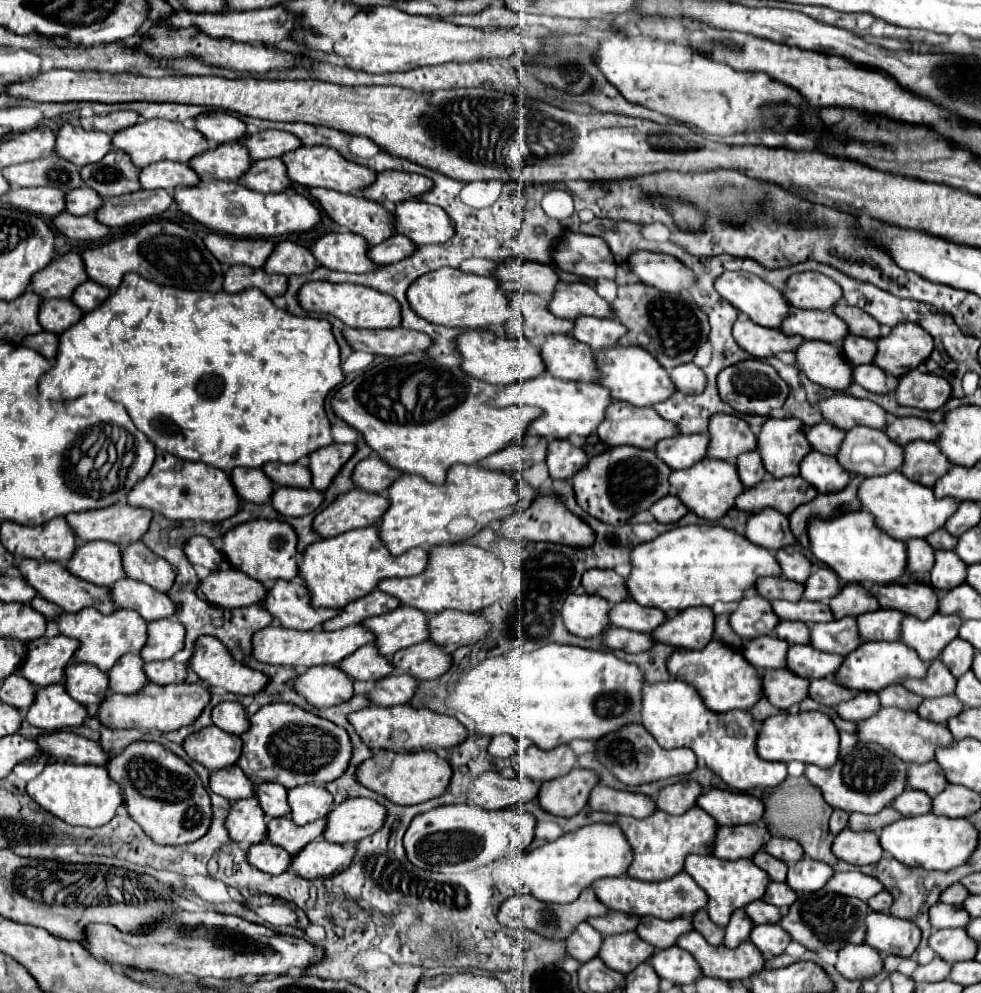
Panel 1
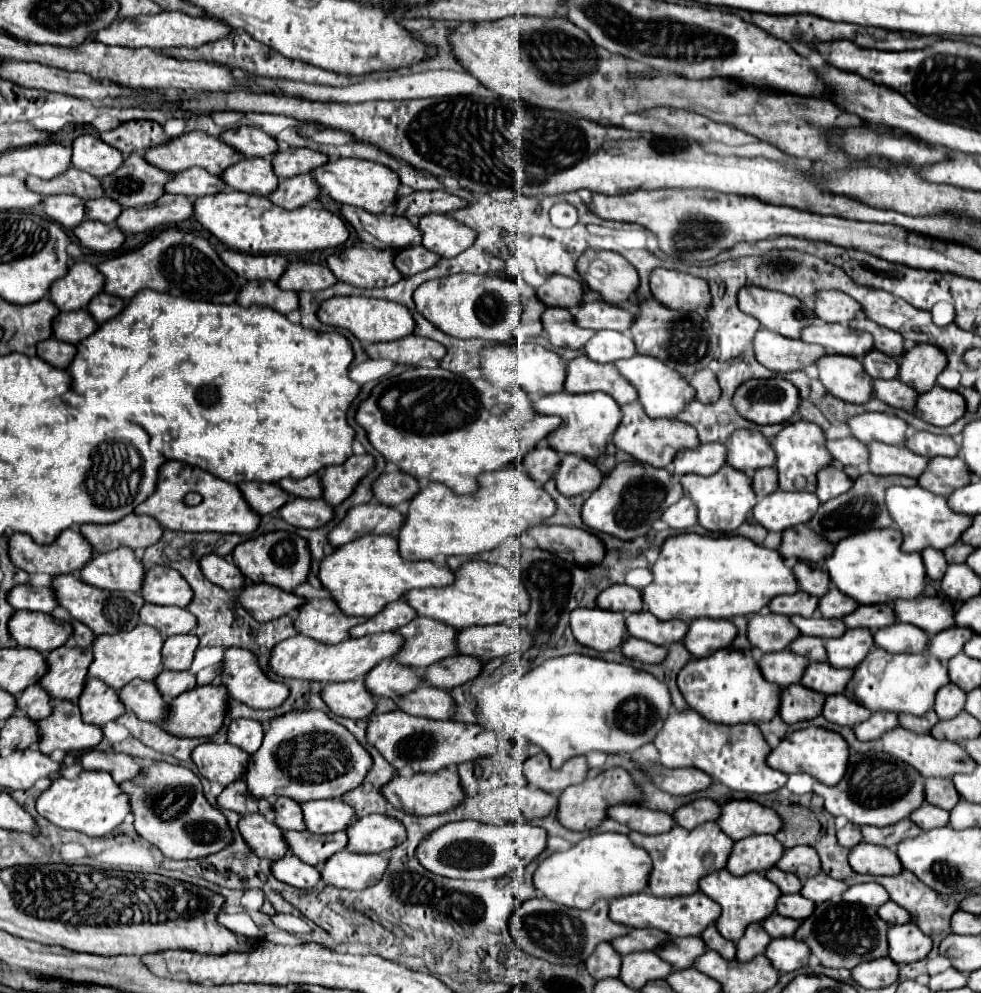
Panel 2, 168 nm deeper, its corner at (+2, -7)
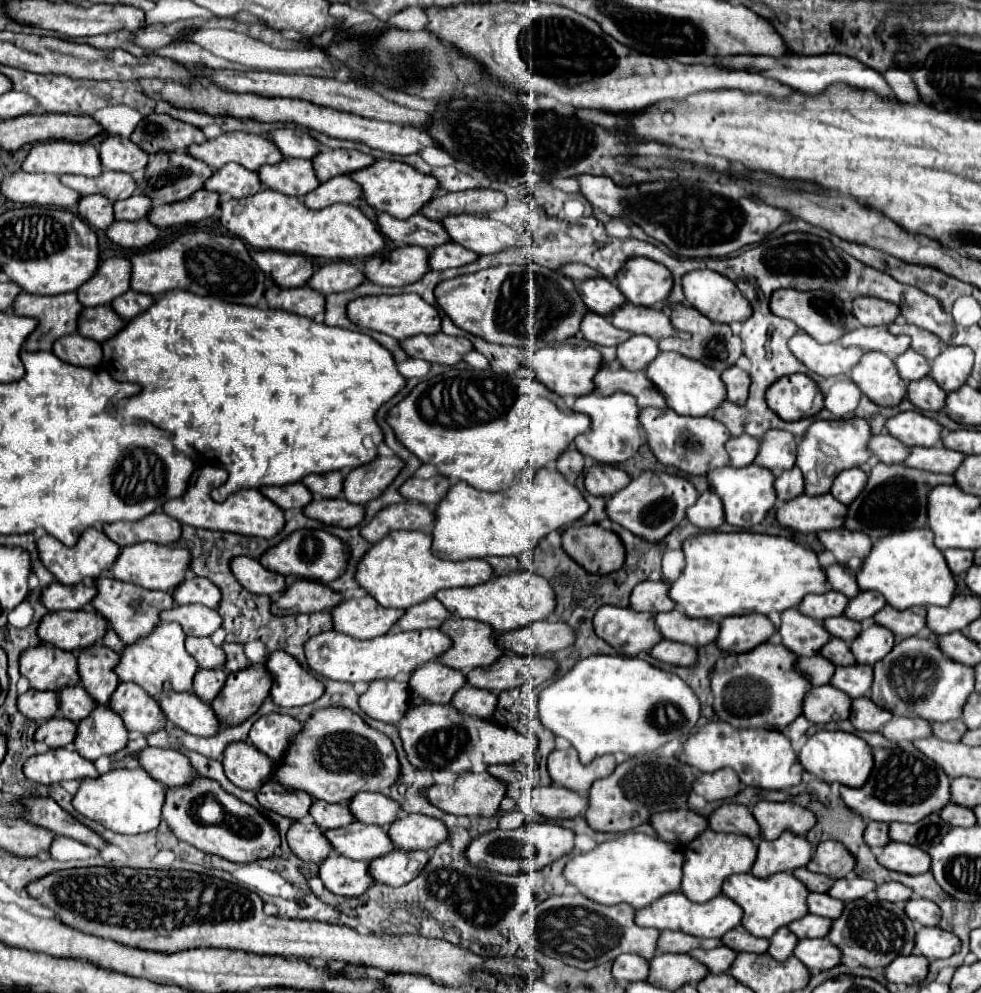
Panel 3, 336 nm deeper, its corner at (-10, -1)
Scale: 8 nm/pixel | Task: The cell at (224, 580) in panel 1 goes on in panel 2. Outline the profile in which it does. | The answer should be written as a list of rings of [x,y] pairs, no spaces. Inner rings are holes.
[[[265,583],[247,585],[245,591],[241,591],[237,597],[241,599],[241,605],[253,615],[253,619],[261,623],[295,613],[301,603],[305,603],[303,597],[297,597],[295,593],[287,593],[275,585]]]

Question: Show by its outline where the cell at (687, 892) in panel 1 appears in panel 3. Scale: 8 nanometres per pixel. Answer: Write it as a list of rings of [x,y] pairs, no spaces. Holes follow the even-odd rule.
[[[677,891],[677,893],[667,893],[659,897],[657,901],[653,901],[643,909],[637,909],[635,923],[641,927],[655,927],[659,931],[663,929],[683,931],[695,937],[723,937],[729,929],[741,923],[741,907],[737,907],[735,901],[731,901],[725,895],[717,895],[707,903],[695,903],[695,901],[689,901],[681,891]]]

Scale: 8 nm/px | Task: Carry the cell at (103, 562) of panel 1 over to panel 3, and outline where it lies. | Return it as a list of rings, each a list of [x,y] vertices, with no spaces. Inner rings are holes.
[[[135,543],[123,547],[115,563],[109,567],[109,573],[119,581],[129,581],[133,585],[141,585],[145,589],[159,589],[159,591],[173,591],[179,581],[185,577],[189,569],[189,551],[181,547],[167,547],[157,543]]]

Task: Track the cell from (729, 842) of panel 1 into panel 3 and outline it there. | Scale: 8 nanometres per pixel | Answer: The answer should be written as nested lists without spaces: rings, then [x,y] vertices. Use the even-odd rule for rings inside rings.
[[[785,831],[773,841],[759,841],[757,859],[751,867],[751,873],[755,877],[769,877],[779,871],[793,871],[797,867],[805,867],[809,857],[811,845],[803,837]]]

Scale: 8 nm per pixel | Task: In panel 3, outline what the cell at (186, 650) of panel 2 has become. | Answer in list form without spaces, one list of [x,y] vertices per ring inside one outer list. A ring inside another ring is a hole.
[[[187,637],[185,649],[203,669],[217,669],[225,663],[225,653],[221,647],[213,645],[211,637]]]

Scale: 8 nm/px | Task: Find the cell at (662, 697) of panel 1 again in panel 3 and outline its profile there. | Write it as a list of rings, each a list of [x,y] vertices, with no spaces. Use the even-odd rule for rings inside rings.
[[[709,721],[691,733],[683,743],[683,753],[687,765],[711,773],[721,767],[731,767],[741,783],[761,789],[789,789],[801,783],[801,773],[797,773],[797,755],[791,749],[789,739],[777,729],[737,729],[725,721]]]

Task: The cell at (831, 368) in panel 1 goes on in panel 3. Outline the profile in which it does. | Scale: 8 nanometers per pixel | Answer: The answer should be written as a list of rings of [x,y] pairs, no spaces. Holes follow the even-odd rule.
[[[863,353],[861,361],[851,367],[849,379],[877,405],[897,405],[905,397],[905,383],[893,369],[893,359],[883,353]]]

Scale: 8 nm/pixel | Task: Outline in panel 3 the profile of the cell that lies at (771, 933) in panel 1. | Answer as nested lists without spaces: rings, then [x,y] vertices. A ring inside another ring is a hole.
[[[799,939],[793,955],[807,969],[831,969],[841,963],[841,951],[835,945],[829,945],[825,939]]]

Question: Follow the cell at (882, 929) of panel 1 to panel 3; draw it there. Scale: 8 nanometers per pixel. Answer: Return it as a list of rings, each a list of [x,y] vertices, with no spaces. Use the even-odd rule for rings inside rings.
[[[921,927],[915,933],[913,953],[923,955],[929,961],[935,961],[935,959],[945,959],[945,957],[953,955],[957,945],[959,945],[957,935],[943,931],[939,927]]]

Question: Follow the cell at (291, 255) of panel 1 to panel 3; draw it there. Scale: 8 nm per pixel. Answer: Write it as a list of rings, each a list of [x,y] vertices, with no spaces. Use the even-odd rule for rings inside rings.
[[[333,261],[329,265],[319,267],[307,281],[307,285],[323,295],[339,293],[347,289],[355,289],[361,281],[365,281],[365,275],[361,269],[357,269],[351,263],[345,261]]]

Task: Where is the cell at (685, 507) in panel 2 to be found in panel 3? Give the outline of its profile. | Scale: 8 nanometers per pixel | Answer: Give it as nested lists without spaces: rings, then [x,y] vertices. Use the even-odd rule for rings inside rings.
[[[705,491],[697,503],[687,509],[687,519],[699,529],[717,529],[725,521],[721,499],[713,491]]]

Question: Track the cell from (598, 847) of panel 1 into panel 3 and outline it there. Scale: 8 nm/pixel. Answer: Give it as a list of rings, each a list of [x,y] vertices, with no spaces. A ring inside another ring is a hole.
[[[619,833],[587,853],[573,855],[563,869],[563,877],[567,879],[567,883],[579,889],[581,895],[595,903],[629,903],[633,905],[633,909],[641,909],[665,893],[679,891],[681,847],[661,841],[659,837],[649,837],[645,833]]]

